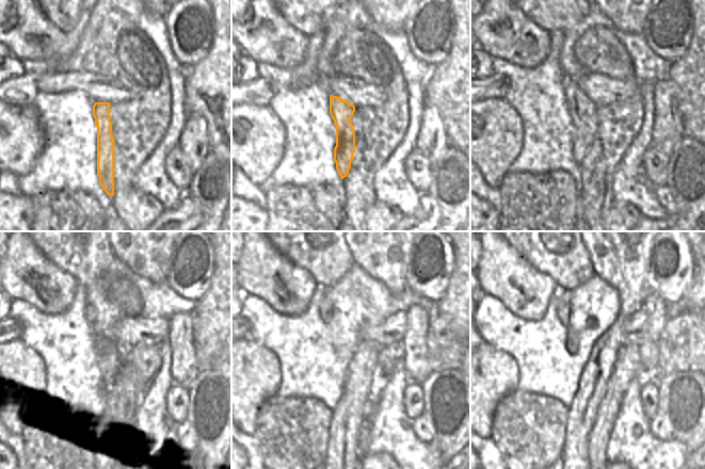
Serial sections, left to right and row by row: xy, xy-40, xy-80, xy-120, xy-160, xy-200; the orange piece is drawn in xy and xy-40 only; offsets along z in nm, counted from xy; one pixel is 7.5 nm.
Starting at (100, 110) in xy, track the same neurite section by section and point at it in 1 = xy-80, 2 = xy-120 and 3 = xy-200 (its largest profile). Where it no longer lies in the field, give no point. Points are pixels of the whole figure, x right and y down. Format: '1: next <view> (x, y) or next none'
1: next xy-80 (582, 111)
2: next xy-120 (108, 350)
3: next xy-200 (564, 295)

